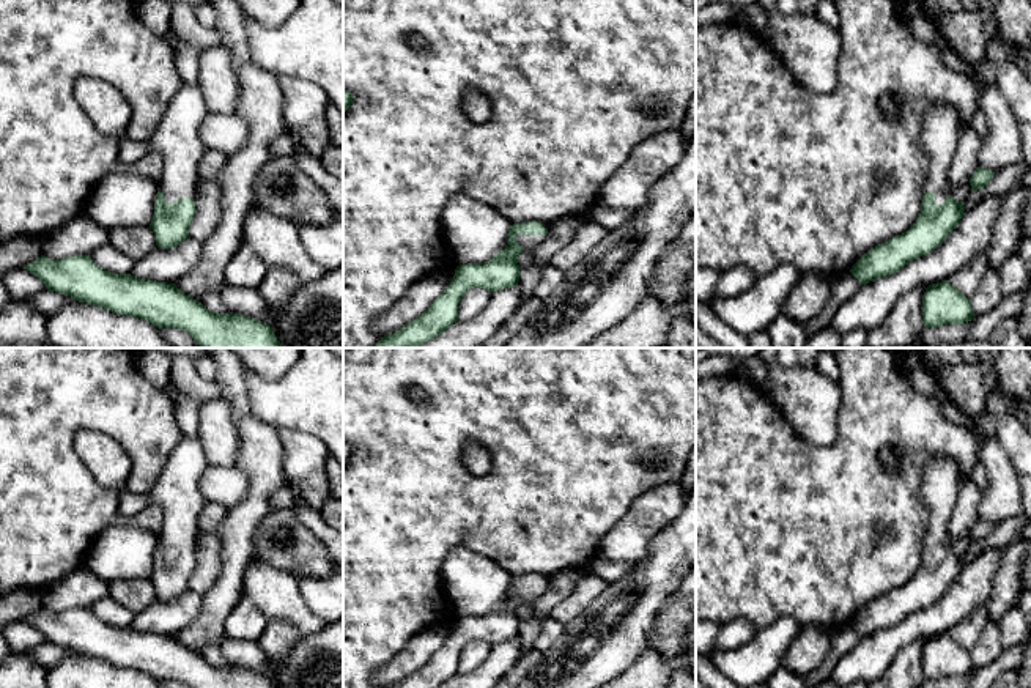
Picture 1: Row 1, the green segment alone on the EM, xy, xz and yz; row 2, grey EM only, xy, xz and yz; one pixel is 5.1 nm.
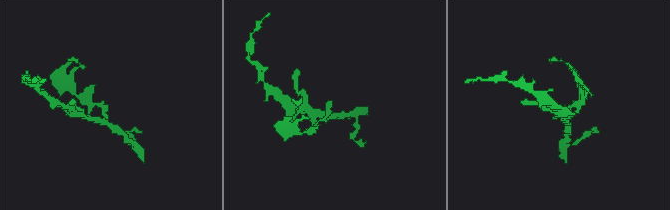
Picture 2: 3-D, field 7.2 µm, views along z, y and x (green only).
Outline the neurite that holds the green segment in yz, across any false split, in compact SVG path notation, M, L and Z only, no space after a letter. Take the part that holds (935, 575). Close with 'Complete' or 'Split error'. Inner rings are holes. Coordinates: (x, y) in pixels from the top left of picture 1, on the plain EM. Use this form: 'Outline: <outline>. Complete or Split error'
Outline: M933 457L921 479L921 496L929 507L929 526L924 537L921 565L916 575L864 606L850 622L866 638L891 628L910 614L930 606L957 579L963 570L963 554L951 548L948 523L957 502L959 464L944 457Z. Split error

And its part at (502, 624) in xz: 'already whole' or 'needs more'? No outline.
needs more

